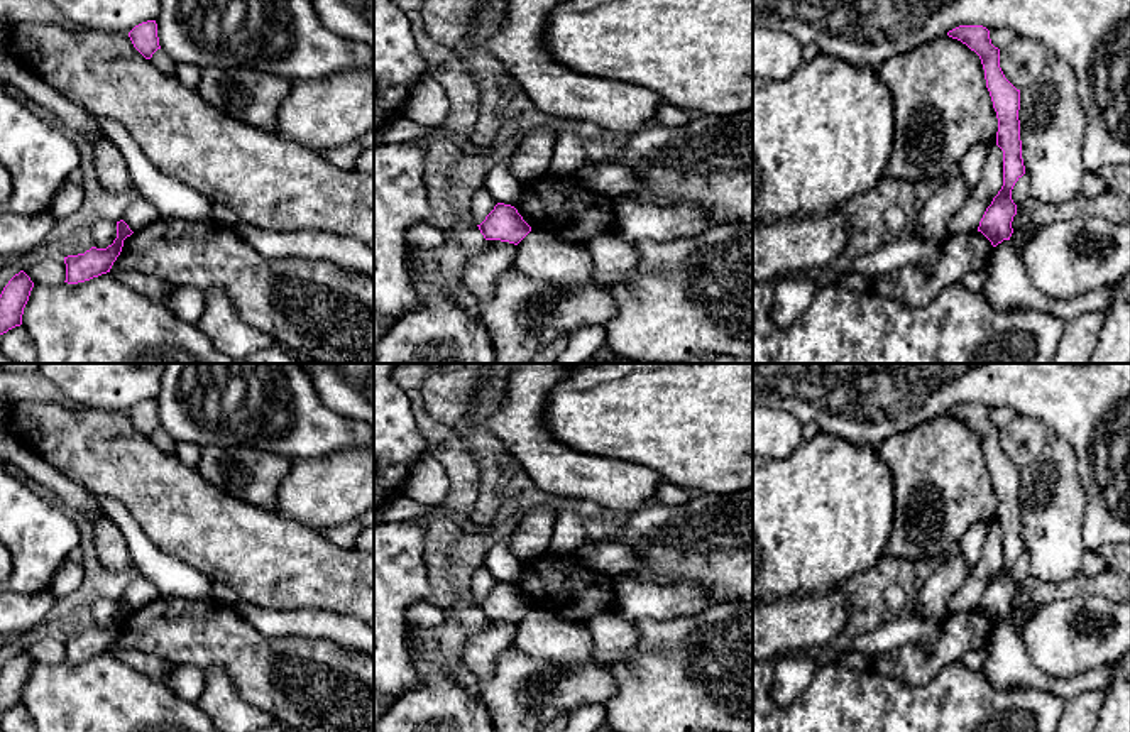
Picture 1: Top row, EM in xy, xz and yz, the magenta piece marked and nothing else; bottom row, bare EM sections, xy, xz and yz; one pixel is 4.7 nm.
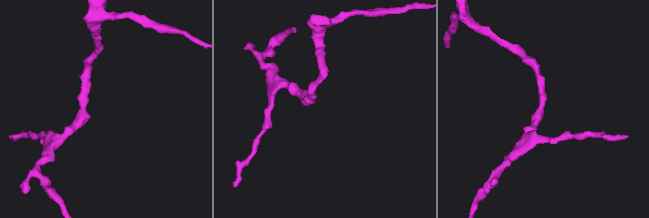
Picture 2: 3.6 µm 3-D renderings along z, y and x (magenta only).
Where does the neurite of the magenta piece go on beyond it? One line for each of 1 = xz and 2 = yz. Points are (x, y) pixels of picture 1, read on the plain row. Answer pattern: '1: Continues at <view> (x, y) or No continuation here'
1: No continuation here
2: No continuation here

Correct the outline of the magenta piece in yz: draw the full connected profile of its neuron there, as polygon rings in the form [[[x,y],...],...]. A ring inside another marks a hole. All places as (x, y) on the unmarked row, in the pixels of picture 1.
[[[959,404],[947,411],[974,429],[983,443],[986,467],[998,497],[996,524],[1003,529],[1003,565],[986,587],[978,610],[993,625],[1010,619],[1017,583],[1012,578],[1015,561],[1025,553],[1020,519],[1020,468],[1017,468],[1000,446],[1000,428],[991,423],[990,409],[983,404]]]

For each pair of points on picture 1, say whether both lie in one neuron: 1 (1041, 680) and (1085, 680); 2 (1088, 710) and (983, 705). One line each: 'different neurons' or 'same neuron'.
1: same neuron
2: different neurons

